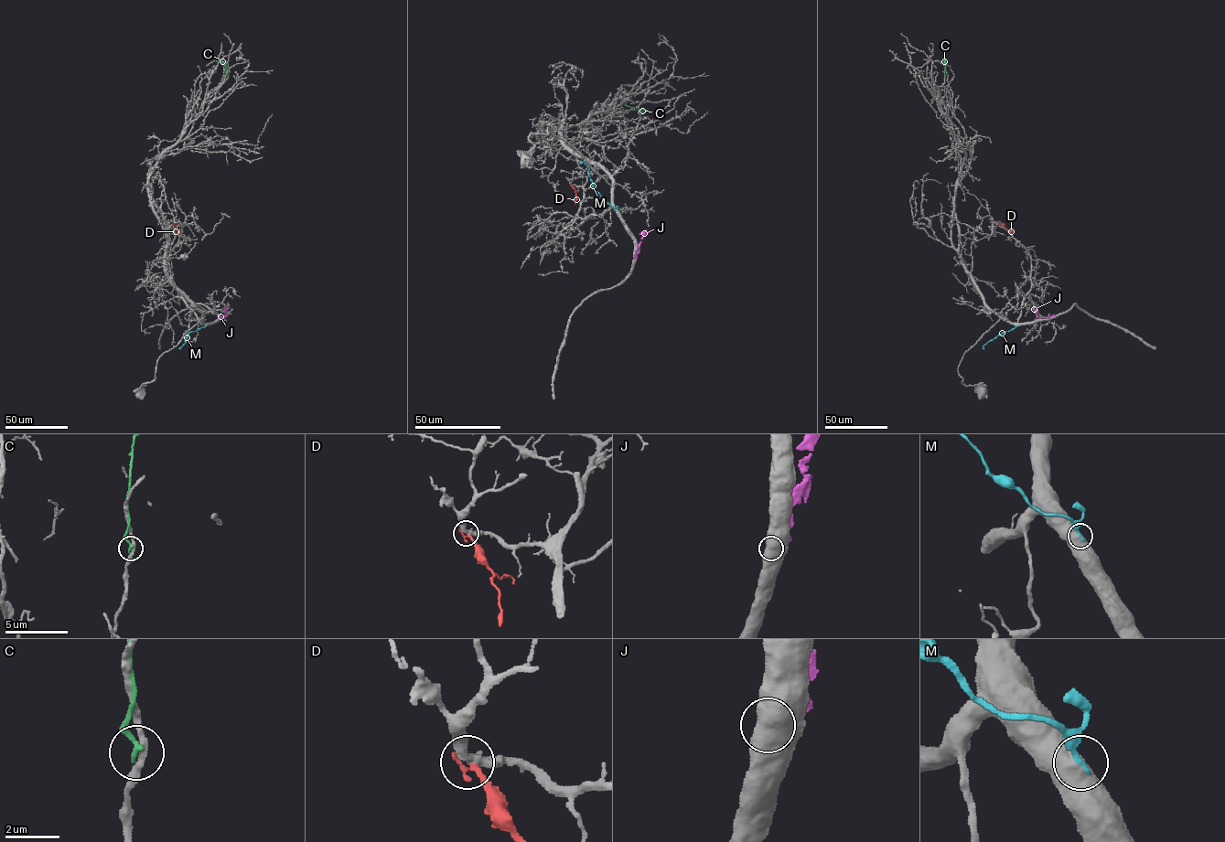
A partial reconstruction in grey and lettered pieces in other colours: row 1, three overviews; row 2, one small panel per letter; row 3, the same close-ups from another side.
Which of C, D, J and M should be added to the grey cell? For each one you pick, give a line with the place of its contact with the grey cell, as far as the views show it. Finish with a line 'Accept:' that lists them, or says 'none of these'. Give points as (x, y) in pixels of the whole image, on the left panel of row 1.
Accept: none of these

